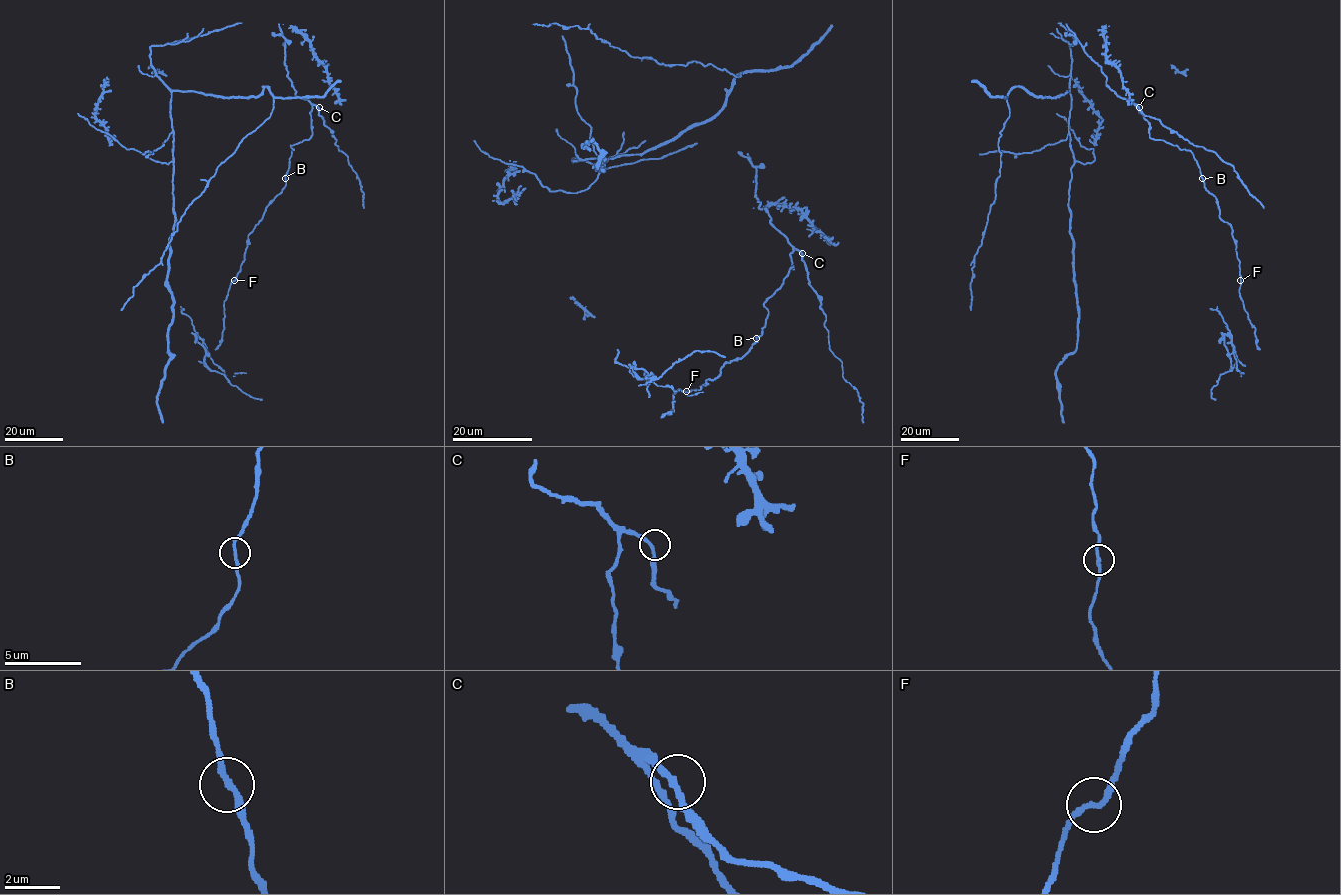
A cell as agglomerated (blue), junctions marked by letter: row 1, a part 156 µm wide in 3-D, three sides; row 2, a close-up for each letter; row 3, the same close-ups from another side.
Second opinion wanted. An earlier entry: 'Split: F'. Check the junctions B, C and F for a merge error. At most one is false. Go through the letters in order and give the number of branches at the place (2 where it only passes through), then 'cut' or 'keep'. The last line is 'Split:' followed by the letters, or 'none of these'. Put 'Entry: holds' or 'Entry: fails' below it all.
B: 2 | keep
C: 2 | keep
F: 2 | cut
Split: F
Entry: holds

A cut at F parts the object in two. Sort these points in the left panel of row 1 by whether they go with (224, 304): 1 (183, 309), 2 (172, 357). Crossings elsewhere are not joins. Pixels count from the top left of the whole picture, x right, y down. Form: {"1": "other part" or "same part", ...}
{"1": "same part", "2": "other part"}

